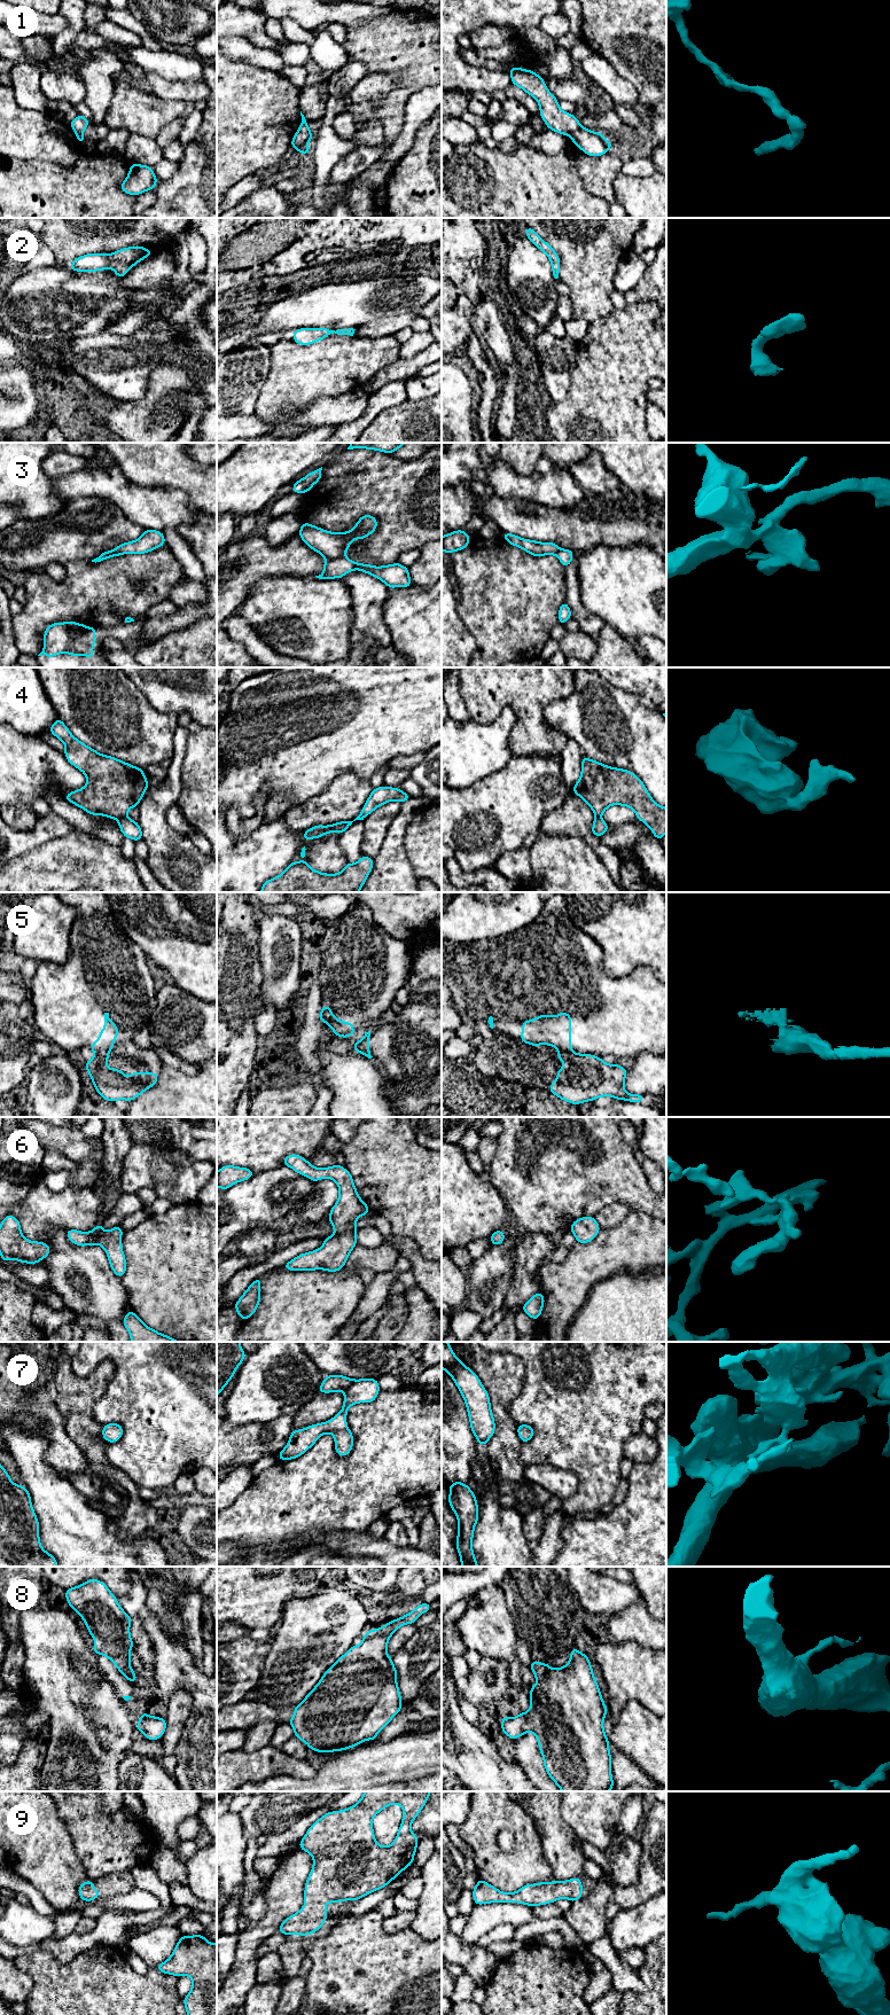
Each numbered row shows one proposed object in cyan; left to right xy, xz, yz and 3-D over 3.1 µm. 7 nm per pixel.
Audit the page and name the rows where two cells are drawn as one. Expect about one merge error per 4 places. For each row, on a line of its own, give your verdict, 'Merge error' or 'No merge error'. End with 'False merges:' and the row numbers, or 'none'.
1: No merge error
2: No merge error
3: Merge error
4: Merge error
5: Merge error
6: No merge error
7: No merge error
8: No merge error
9: No merge error
False merges: 3, 4, 5

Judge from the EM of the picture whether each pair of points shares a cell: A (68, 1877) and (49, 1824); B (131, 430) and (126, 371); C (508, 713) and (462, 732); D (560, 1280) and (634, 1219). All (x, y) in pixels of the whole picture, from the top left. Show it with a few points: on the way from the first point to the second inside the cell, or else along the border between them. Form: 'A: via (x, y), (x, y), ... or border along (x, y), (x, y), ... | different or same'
A: via (54, 1864), (49, 1859), (49, 1837) | same
B: border along (148, 380), (146, 392), (141, 397), (118, 403) | different
C: via (498, 725), (491, 732), (474, 732) | same
D: via (578, 1273), (617, 1238) | same

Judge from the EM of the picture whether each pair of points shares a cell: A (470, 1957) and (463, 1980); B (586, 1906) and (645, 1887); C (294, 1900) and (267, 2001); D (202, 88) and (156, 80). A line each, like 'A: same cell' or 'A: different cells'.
A: same cell
B: same cell
C: different cells
D: same cell

